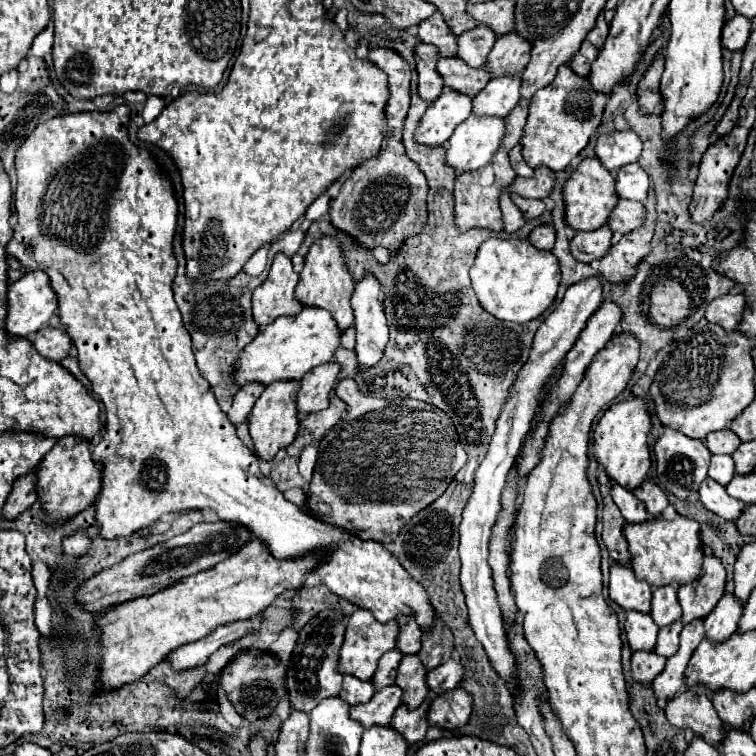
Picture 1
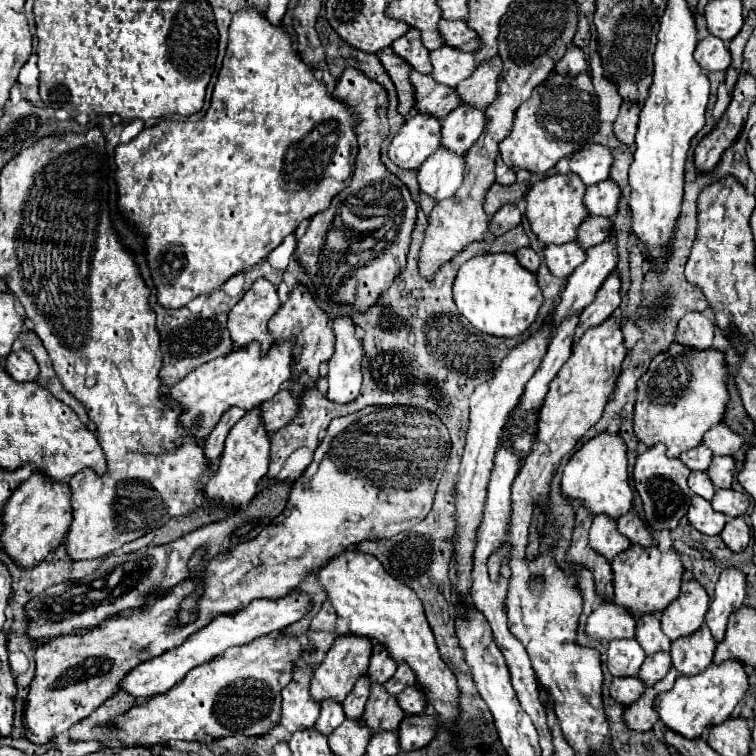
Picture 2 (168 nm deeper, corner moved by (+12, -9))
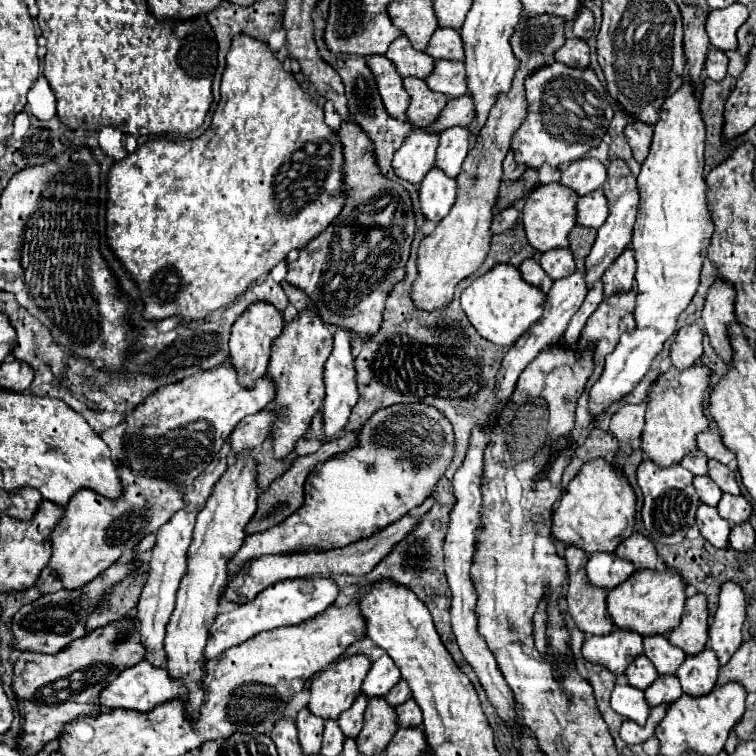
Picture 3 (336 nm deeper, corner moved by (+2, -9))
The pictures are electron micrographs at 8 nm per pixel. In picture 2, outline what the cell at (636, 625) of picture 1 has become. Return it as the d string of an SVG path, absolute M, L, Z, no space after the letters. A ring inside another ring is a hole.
M614 640L608 646L608 670L612 676L636 676L644 658L636 640Z

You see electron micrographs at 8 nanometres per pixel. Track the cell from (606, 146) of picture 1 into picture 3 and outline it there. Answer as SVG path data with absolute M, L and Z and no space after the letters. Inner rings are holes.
M580 158L562 168L560 184L572 188L580 196L602 188L606 180L606 166L596 158Z

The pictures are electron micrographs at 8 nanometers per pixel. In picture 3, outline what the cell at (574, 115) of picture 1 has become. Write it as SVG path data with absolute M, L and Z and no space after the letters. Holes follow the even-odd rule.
M552 62L540 70L536 70L526 80L526 100L528 100L528 116L524 124L512 136L512 152L504 158L504 178L518 180L526 166L540 168L550 164L552 168L560 168L560 164L570 164L582 158L588 150L600 144L606 134L614 110L608 102L608 92L598 80L598 76L586 68L570 68L560 62Z

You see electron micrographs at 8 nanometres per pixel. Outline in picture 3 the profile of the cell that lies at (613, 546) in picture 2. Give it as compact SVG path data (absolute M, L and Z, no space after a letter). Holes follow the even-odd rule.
M596 552L590 556L586 572L594 586L612 590L634 572L634 564L630 564L630 560L618 560L616 552Z

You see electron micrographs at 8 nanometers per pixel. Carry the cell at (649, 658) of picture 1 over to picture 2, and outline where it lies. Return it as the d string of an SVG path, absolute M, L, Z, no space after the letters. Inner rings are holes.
M636 676L614 678L610 684L610 694L618 704L630 706L644 694L644 684L640 684L640 678Z

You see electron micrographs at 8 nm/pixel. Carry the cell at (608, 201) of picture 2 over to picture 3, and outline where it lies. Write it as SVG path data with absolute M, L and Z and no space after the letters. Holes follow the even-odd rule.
M594 190L578 200L578 224L588 226L588 228L600 228L606 222L608 216L608 204L606 196L600 190Z

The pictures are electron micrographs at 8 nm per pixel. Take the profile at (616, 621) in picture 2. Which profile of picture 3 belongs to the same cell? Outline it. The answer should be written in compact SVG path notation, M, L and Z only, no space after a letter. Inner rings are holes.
M618 628L606 636L588 636L582 646L586 660L604 664L616 676L620 676L640 652L642 636L638 636L638 632L618 632Z

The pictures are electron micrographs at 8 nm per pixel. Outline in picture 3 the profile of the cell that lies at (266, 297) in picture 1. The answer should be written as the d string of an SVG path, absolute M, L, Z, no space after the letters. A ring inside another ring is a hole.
M250 304L250 308L246 308L246 312L234 322L230 336L230 360L238 370L238 380L242 386L252 388L254 380L266 374L270 362L270 344L280 334L282 326L282 314L278 308L274 308L274 304Z

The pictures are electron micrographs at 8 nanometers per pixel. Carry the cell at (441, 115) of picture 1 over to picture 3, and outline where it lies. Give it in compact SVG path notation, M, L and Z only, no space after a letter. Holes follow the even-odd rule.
M418 128L406 136L396 150L392 166L396 174L408 182L422 182L430 168L434 168L434 156L438 148L438 134L426 128Z

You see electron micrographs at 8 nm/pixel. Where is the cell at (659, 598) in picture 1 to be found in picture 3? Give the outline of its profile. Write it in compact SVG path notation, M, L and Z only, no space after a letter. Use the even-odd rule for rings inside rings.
M646 636L644 654L654 662L658 674L674 674L686 658L686 654L680 648L674 648L666 636Z

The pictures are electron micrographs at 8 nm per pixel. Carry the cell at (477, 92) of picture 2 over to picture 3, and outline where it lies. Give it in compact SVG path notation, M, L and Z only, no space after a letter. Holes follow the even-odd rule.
M464 94L460 98L448 100L448 108L442 110L438 120L432 124L432 132L442 132L452 126L470 126L474 124L474 100L470 100L470 94Z

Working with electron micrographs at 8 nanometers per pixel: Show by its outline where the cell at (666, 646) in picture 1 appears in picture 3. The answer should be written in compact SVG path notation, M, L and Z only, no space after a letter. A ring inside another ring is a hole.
M660 676L658 680L654 680L654 684L650 684L650 688L646 688L646 702L650 706L674 702L680 698L680 694L682 688L678 684L678 676Z

